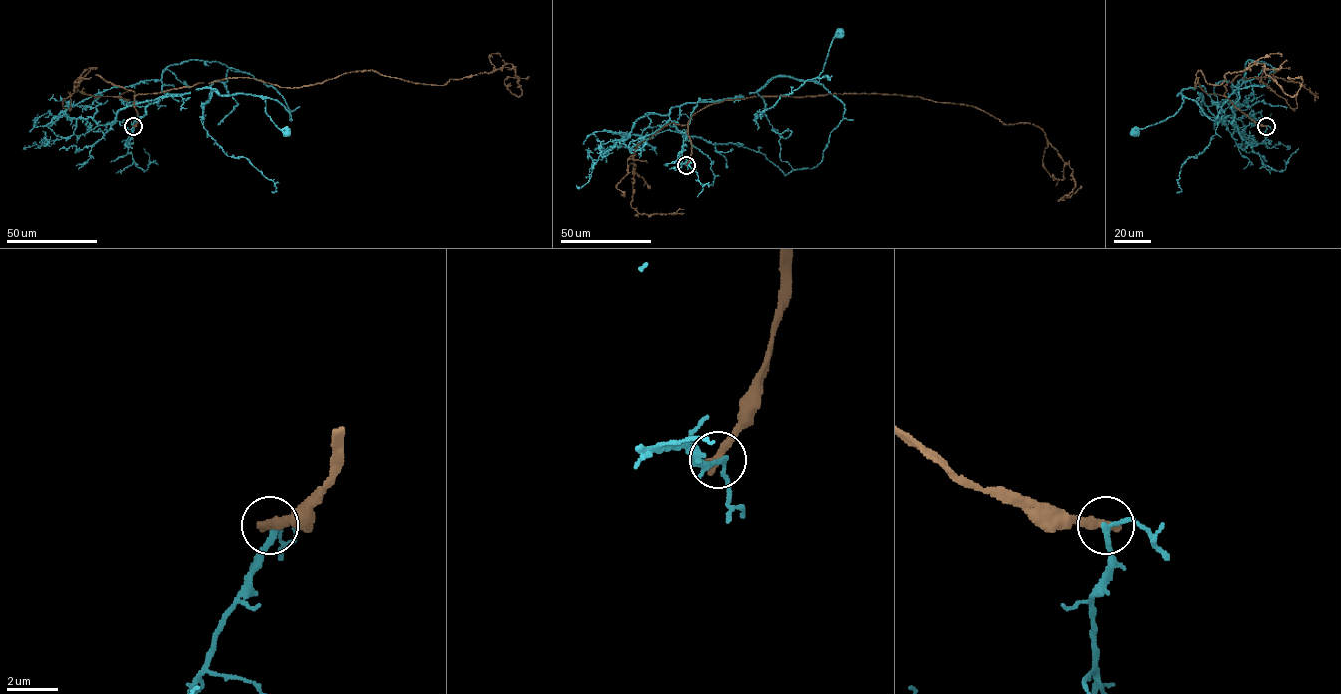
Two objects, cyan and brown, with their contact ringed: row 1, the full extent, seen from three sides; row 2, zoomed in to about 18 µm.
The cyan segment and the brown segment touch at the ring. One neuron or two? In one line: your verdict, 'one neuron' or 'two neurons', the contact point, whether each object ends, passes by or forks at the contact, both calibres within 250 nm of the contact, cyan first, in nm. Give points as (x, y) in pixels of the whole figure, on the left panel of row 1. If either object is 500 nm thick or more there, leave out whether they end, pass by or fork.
two neurons; place (133, 126); cyan passes by; brown ends; calibres 190 and 440 nm

